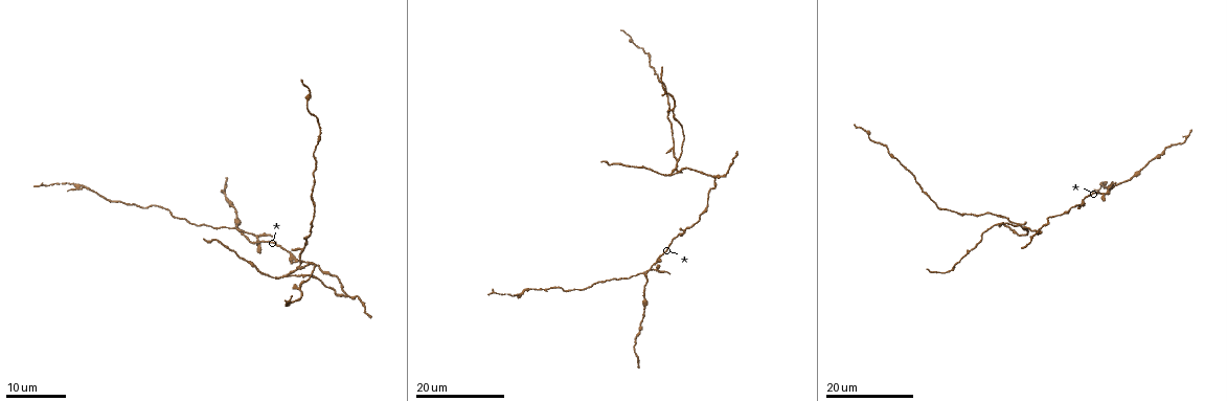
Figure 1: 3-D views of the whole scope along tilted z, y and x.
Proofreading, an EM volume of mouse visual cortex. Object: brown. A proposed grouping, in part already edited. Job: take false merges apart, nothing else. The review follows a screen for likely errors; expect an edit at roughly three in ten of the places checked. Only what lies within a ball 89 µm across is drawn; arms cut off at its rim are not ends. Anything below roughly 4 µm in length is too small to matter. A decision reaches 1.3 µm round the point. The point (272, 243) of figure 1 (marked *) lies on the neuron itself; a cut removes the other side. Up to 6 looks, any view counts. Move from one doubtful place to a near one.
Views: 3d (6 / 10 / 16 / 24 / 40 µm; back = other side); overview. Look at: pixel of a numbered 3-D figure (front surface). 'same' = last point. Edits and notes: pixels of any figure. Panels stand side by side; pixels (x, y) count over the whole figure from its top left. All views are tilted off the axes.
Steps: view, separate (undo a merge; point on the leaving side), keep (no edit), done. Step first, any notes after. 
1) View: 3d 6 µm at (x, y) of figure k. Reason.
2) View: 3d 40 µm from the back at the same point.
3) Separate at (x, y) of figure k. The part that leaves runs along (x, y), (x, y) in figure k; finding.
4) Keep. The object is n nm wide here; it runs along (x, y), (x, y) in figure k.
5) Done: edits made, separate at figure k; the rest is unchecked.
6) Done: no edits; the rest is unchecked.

View: 3d 16 µm at (645, 306) of figure 1. Thick turns thin.

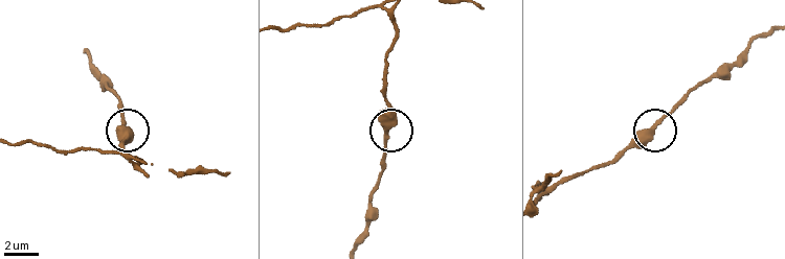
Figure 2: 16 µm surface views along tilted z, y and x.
View: 3d 10 µm at (384, 129) of figure 2.

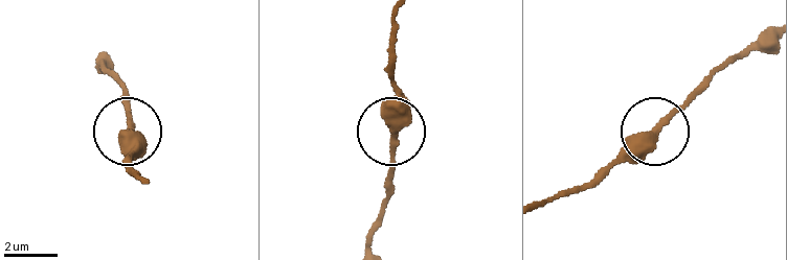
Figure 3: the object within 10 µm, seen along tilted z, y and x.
Keep. It runs along (541, 206), (600, 182), (699, 88) in figure 3; one neuron here.

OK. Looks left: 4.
View: 3d 16 µm at (714, 177) of figure 1. Two arms in line, one across.

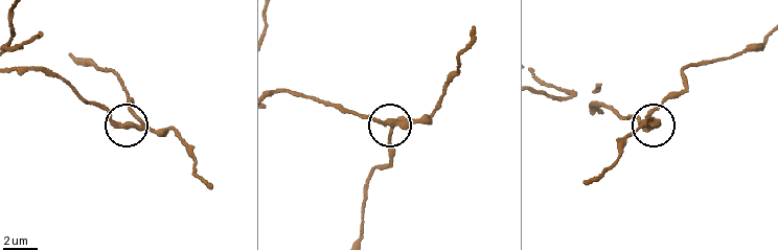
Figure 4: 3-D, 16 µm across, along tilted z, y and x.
View: 3d 10 µm at (394, 124) of figure 4. Zoom in.

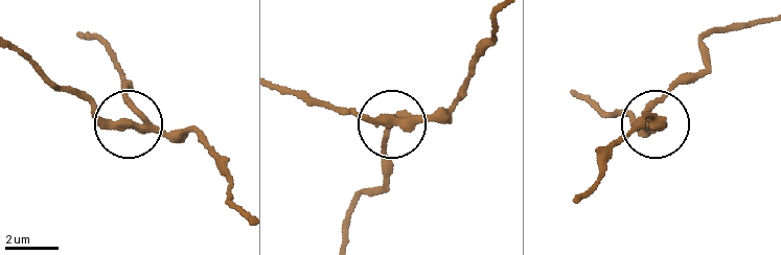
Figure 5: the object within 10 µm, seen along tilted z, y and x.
Separate at (110, 126) of figure 5. The object is 280 nm wide here; the part that leaves runs along (146, 124), (102, 121), (81, 95), (49, 86), (14, 50) in figure 5; a second neuron is stuck on.

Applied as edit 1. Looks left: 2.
View: 3d 16 µm at (686, 229) of figure 1. Three-way junction.

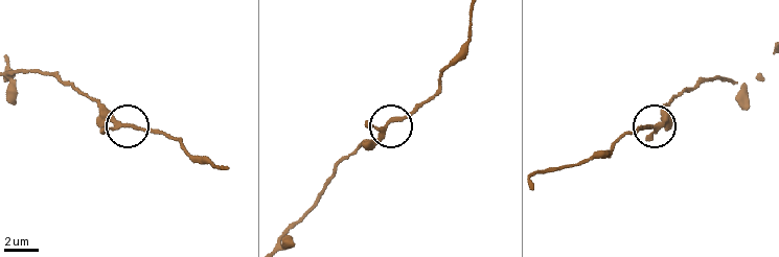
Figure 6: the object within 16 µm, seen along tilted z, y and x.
View: 3d 10 µm at (122, 125) of figure 6.

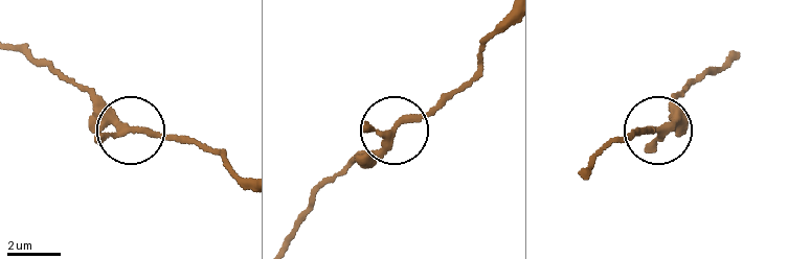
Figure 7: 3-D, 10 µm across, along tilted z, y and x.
Keep. It runs along (18, 52), (61, 71), (106, 120), (189, 136) in figure 7; all the same neuron.

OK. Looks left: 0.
Done: edits made, separate at figure 5; the rest is unchecked.

